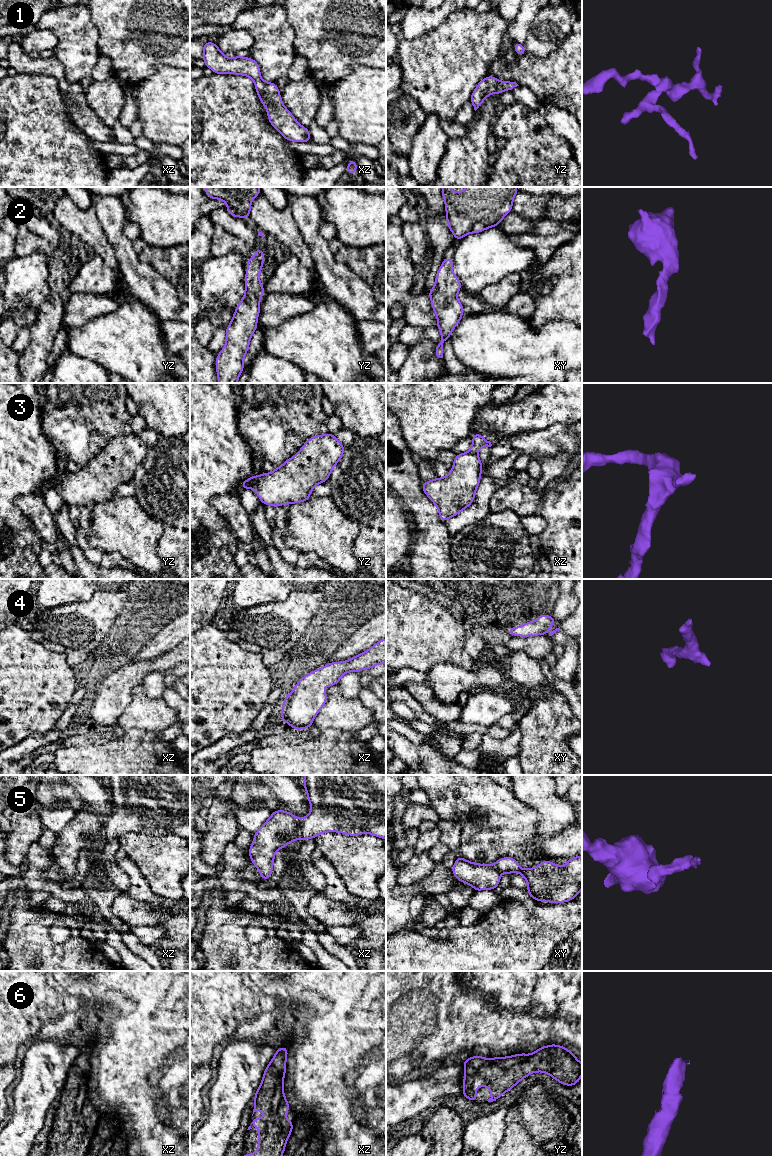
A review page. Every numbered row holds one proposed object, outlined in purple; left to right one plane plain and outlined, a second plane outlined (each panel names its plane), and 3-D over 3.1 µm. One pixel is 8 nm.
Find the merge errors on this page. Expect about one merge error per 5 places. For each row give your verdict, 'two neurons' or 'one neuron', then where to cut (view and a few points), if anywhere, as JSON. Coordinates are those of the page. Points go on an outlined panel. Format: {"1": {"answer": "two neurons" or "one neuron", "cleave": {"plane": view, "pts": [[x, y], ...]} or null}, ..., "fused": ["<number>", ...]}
{"1": {"answer": "one neuron", "cleave": null}, "2": {"answer": "one neuron", "cleave": null}, "3": {"answer": "one neuron", "cleave": null}, "4": {"answer": "one neuron", "cleave": null}, "5": {"answer": "two neurons", "cleave": {"plane": "xz", "pts": [[299, 820], [298, 838]]}}, "6": {"answer": "one neuron", "cleave": null}, "fused": ["5"]}

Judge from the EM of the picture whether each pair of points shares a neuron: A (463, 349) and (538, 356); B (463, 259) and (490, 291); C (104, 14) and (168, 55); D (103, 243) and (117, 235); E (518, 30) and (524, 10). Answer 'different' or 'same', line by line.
A: same
B: different
C: same
D: different
E: same

